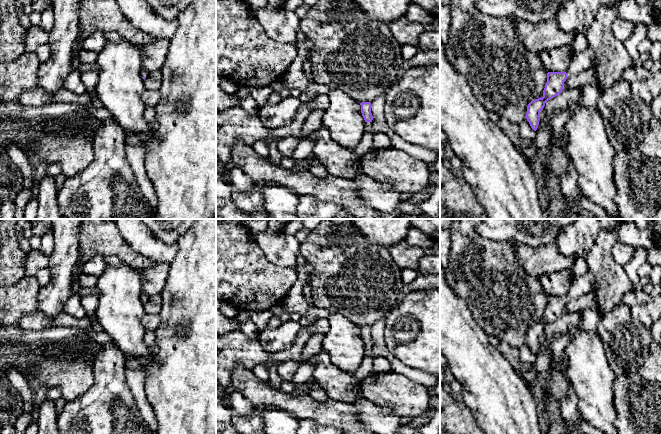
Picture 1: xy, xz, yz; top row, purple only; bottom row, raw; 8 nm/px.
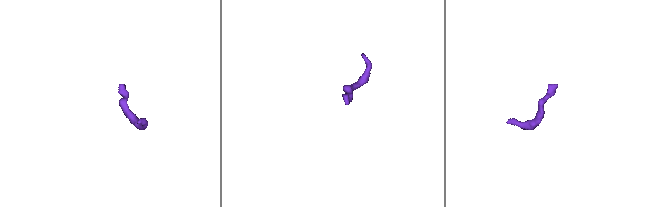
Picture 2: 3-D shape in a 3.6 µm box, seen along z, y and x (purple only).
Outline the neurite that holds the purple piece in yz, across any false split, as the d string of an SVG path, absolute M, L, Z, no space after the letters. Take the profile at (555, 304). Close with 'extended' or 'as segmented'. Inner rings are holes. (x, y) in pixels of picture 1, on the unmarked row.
M588 271L586 274L574 277L571 283L571 292L566 296L548 296L547 306L543 314L543 321L531 325L527 330L526 343L531 352L536 355L540 344L540 335L544 332L545 327L559 319L564 311L567 302L582 297L593 291L594 277Z; extended

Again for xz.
M362 326L361 329L361 337L365 344L365 356L367 356L371 351L371 346L373 344L373 340L371 337L371 327L370 326Z; extended

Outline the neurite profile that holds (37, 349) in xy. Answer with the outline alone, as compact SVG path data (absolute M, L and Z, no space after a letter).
M47 343L47 344L40 344L37 346L32 346L31 348L34 350L34 355L38 355L42 350L46 350L46 349L53 349L54 347L56 347L57 344L56 343Z

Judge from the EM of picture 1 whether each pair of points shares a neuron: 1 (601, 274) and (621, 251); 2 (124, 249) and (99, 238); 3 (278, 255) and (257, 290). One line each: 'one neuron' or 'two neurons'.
1: two neurons
2: one neuron
3: two neurons

